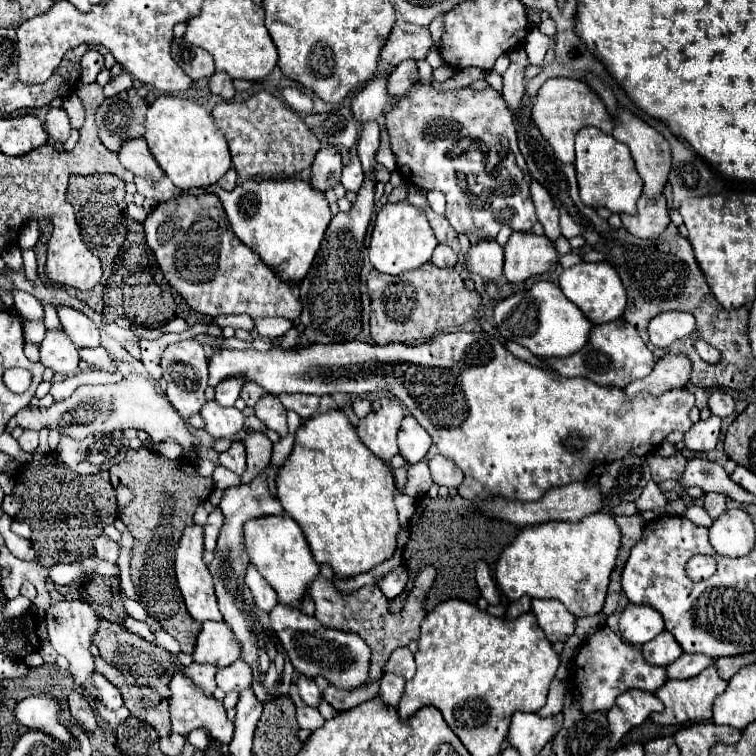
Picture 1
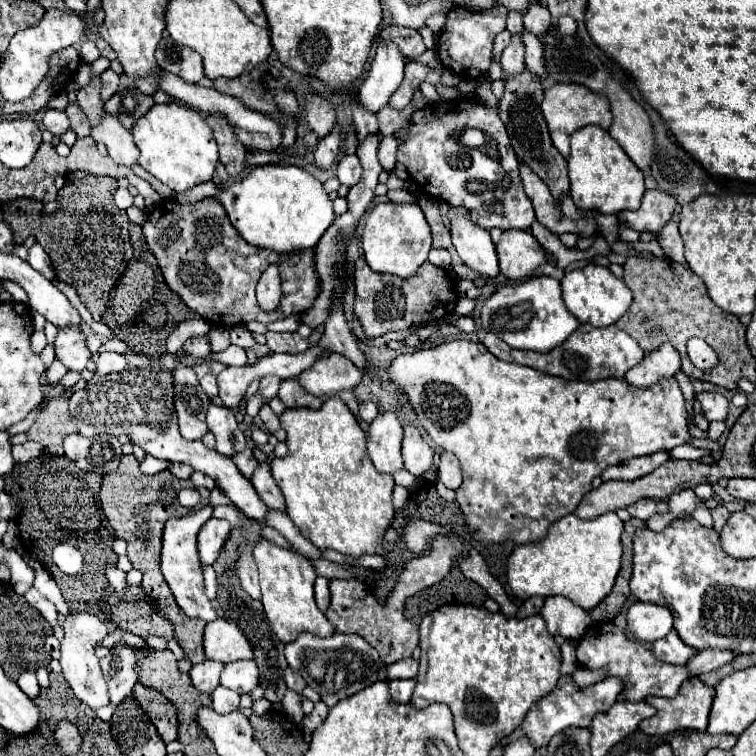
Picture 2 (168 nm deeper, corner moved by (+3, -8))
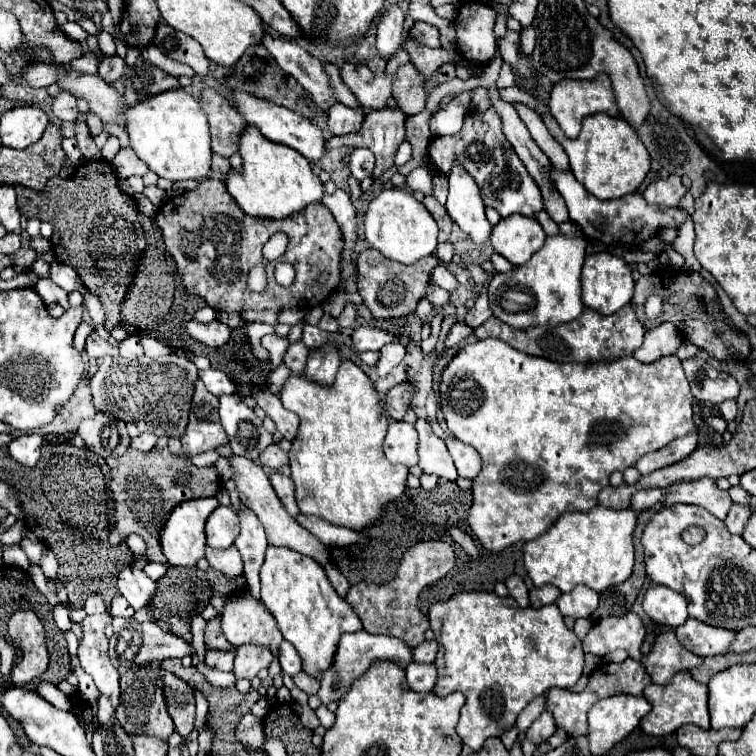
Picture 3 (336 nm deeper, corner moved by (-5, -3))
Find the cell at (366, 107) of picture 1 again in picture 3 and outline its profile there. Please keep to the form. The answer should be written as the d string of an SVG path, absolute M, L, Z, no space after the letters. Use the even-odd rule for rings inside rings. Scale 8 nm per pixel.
M390 5L382 11L376 33L376 49L384 59L390 59L404 41L404 11L398 5Z

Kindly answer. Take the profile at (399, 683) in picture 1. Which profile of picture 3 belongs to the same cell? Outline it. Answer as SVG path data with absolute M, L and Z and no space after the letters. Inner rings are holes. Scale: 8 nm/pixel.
M412 661L406 667L406 679L410 689L424 693L424 691L432 691L434 683L436 683L436 665L434 663L416 663Z

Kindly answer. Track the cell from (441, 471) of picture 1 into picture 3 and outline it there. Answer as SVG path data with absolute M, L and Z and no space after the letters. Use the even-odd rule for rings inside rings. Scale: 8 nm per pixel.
M448 437L446 445L448 445L448 451L450 451L452 459L454 459L456 469L458 469L458 475L474 479L478 475L478 471L482 469L482 461L480 461L478 451L474 447L454 439L454 437Z

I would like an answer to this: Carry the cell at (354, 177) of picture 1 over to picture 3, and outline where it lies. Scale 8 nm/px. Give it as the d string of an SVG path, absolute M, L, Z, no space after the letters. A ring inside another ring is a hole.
M354 149L350 155L350 171L358 181L370 177L374 171L374 155L368 149Z

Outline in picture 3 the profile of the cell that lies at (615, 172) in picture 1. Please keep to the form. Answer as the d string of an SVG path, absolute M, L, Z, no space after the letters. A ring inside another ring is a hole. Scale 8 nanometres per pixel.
M544 107L538 113L548 127L550 135L564 147L570 159L570 169L574 177L586 187L590 195L594 195L600 201L610 201L610 199L620 199L628 193L634 193L642 187L648 171L650 171L650 155L640 141L638 133L630 123L626 123L622 117L610 117L606 113L596 113L588 115L582 121L582 131L576 139L568 139L558 123L552 119L548 107Z

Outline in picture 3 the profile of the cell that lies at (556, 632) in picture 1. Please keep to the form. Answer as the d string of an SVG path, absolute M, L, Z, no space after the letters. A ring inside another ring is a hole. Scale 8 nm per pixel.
M578 585L570 593L562 593L556 599L556 605L562 615L570 615L574 619L590 617L598 607L598 593L586 585Z

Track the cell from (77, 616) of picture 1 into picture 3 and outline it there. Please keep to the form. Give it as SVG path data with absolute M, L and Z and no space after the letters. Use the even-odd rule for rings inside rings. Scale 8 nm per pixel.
M108 613L104 615L88 615L82 621L84 637L78 647L78 659L82 669L94 679L98 691L110 699L114 707L118 707L120 685L118 671L112 667L108 659L108 639L104 635L104 627L112 621Z

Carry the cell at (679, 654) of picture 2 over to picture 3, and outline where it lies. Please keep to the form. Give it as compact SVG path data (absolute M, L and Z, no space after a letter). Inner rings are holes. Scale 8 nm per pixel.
M688 619L684 625L676 627L678 641L692 653L700 657L720 655L730 649L736 631L726 631L724 627L710 627L708 623L698 623L698 619Z

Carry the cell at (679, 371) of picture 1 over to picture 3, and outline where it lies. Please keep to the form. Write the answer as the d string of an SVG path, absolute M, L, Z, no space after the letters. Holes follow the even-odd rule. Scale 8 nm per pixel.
M660 323L644 333L644 343L638 351L634 351L634 357L642 363L652 363L660 359L662 355L672 355L682 345L682 335L674 327L674 323Z

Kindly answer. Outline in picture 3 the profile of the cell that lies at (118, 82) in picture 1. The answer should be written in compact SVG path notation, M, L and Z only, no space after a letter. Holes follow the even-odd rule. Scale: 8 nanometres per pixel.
M104 55L100 61L100 67L98 67L98 75L106 83L114 83L116 79L120 79L124 75L124 59L118 55L114 55L114 57Z

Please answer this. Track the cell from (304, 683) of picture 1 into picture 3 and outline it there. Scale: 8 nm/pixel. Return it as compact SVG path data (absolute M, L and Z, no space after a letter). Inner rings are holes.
M282 641L278 647L278 661L282 667L282 673L294 677L296 673L302 671L302 659L296 651L296 647L290 641Z

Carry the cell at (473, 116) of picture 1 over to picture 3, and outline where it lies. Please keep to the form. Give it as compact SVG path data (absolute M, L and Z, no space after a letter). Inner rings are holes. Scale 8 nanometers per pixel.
M488 109L484 113L468 113L462 131L454 137L434 137L428 145L428 157L440 175L448 175L452 163L460 161L480 187L484 205L494 207L502 217L508 217L512 213L536 215L544 207L536 181L528 175L524 163L518 159L516 151L502 135L502 123L494 109Z

